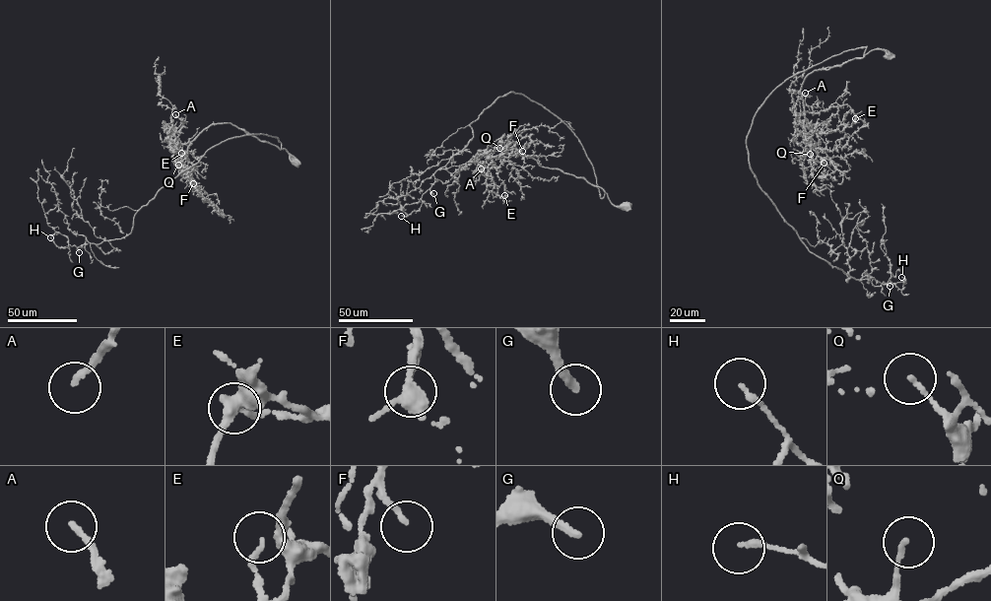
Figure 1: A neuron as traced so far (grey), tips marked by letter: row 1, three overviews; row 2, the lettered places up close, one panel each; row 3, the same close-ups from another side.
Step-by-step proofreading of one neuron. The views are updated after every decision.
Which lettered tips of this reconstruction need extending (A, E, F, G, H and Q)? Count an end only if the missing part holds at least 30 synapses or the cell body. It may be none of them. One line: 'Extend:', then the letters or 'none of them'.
Extend: A, F, G

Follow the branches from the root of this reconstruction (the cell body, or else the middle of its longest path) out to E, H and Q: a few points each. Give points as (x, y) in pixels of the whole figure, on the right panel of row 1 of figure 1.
E: (889, 56), (871, 50), (812, 71), (803, 82), (809, 129), (841, 131), (855, 118)
H: (889, 56), (862, 46), (798, 72), (758, 110), (746, 144), (759, 184), (811, 252), (858, 281), (901, 277)
Q: (889, 56), (881, 49), (873, 49), (840, 66), (812, 71), (805, 79), (800, 92), (812, 156), (810, 154)

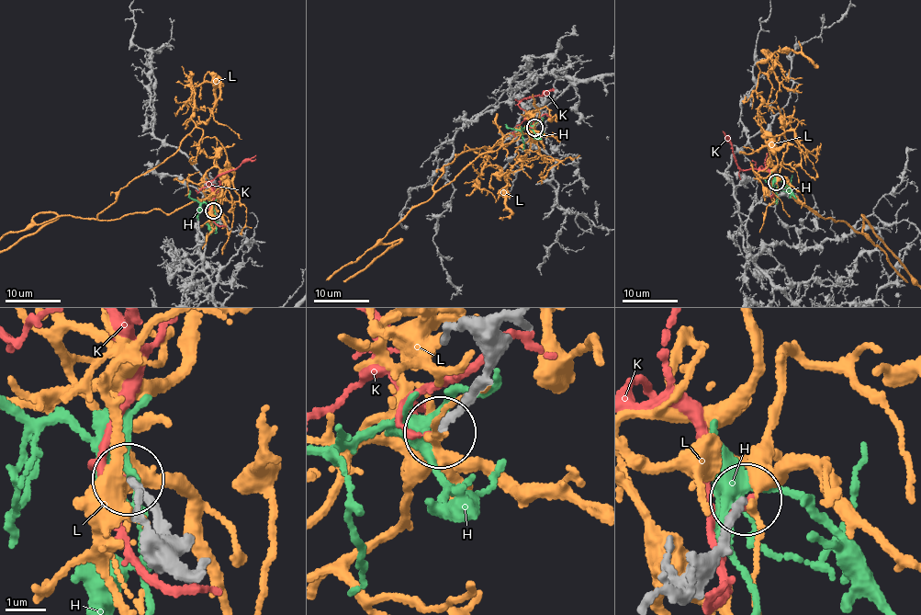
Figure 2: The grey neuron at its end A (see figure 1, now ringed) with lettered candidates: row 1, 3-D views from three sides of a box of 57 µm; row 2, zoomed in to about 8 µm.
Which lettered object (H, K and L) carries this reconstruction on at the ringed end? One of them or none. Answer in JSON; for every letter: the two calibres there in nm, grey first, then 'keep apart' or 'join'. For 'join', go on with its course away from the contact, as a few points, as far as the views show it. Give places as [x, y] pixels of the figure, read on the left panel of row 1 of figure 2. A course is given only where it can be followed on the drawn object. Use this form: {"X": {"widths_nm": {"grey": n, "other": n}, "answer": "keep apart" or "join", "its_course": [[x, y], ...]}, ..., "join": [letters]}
{"H": {"widths_nm": {"grey": 190, "other": 240}, "answer": "keep apart"}, "K": {"widths_nm": {"grey": 150, "other": 130}, "answer": "keep apart"}, "L": {"widths_nm": {"grey": 170, "other": 170}, "answer": "keep apart"}, "join": []}

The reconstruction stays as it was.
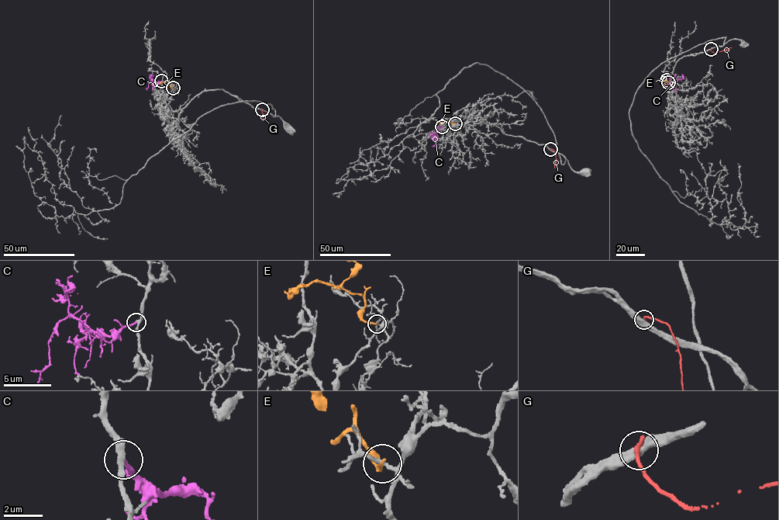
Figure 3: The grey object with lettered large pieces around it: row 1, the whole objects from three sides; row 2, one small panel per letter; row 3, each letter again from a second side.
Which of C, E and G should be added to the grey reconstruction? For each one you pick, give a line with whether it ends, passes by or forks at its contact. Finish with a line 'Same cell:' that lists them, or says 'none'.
C: it ends there
Same cell: C

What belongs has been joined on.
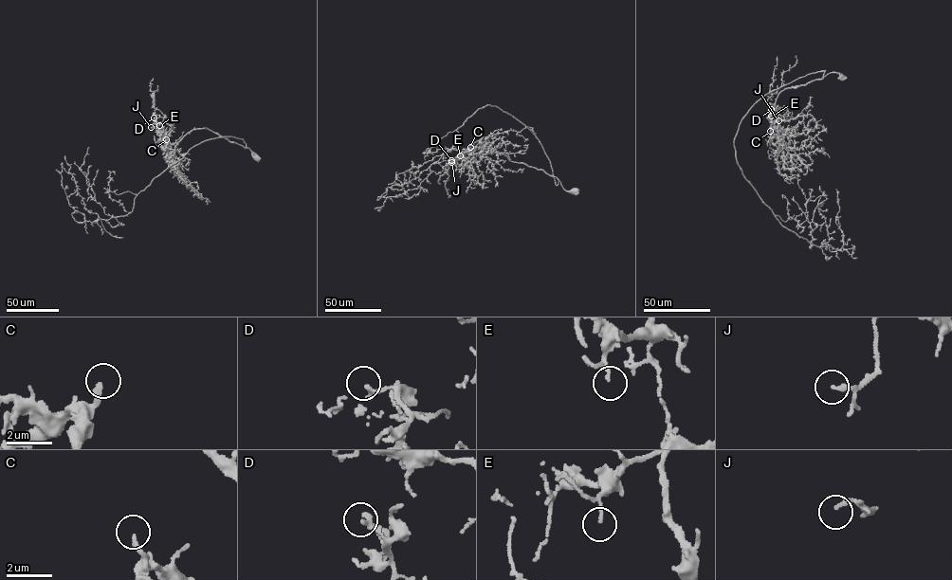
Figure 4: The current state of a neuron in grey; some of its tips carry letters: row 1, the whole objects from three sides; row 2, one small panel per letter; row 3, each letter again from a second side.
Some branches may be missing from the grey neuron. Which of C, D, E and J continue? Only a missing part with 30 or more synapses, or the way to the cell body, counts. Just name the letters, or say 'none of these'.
C

